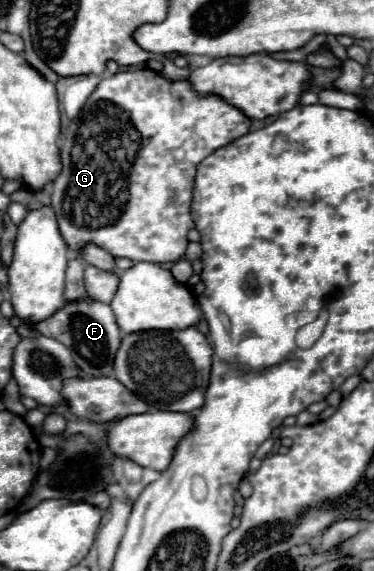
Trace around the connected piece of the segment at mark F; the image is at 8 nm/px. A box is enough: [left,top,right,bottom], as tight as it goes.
[36,298,120,376]

